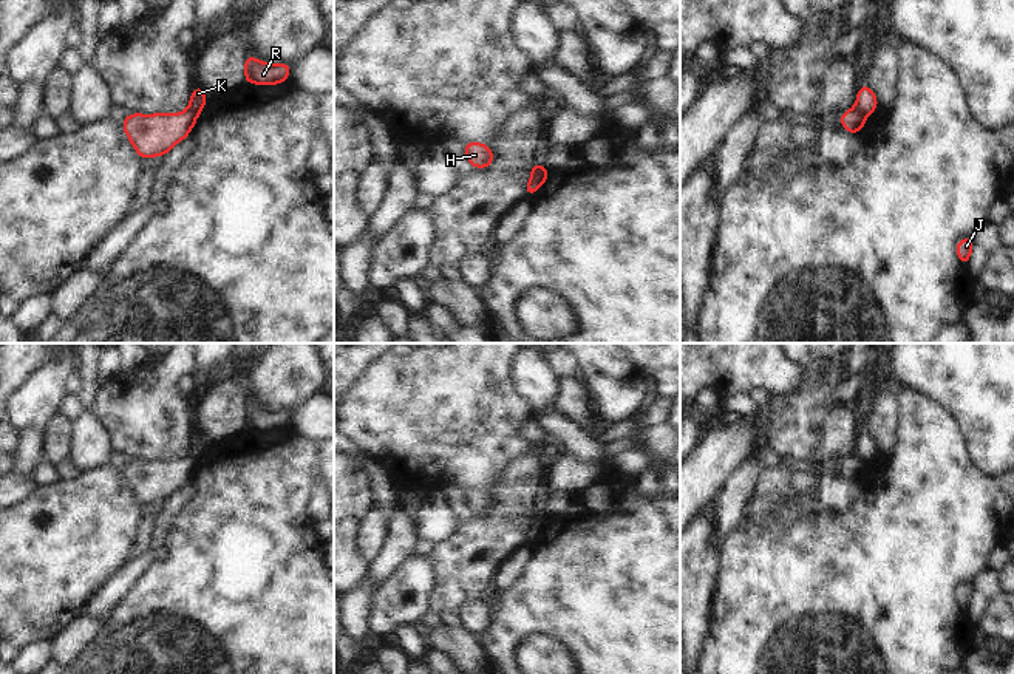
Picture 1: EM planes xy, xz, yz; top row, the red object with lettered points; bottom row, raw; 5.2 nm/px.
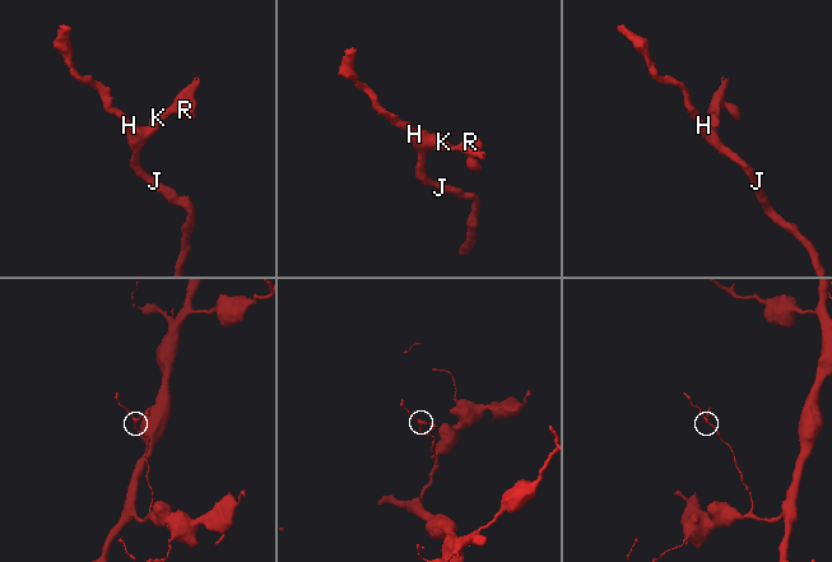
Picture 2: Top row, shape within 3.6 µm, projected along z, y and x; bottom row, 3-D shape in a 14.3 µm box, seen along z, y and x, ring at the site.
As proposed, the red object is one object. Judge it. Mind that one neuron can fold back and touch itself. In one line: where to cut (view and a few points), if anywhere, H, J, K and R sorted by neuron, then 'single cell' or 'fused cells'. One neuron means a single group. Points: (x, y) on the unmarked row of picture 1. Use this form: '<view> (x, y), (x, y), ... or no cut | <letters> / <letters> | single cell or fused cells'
yz (854, 453), (864, 462) | H J / K R | fused cells

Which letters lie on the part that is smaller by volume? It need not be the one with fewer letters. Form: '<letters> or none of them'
K, R

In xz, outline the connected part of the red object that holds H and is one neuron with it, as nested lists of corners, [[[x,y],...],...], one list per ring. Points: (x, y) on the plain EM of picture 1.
[[[465,488],[465,504],[473,515],[488,515],[495,506],[492,495],[482,488]]]

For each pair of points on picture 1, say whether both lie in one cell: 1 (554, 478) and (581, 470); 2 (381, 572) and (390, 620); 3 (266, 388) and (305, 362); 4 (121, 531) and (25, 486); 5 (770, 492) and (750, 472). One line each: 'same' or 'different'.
1: same
2: different
3: same
4: different
5: different

